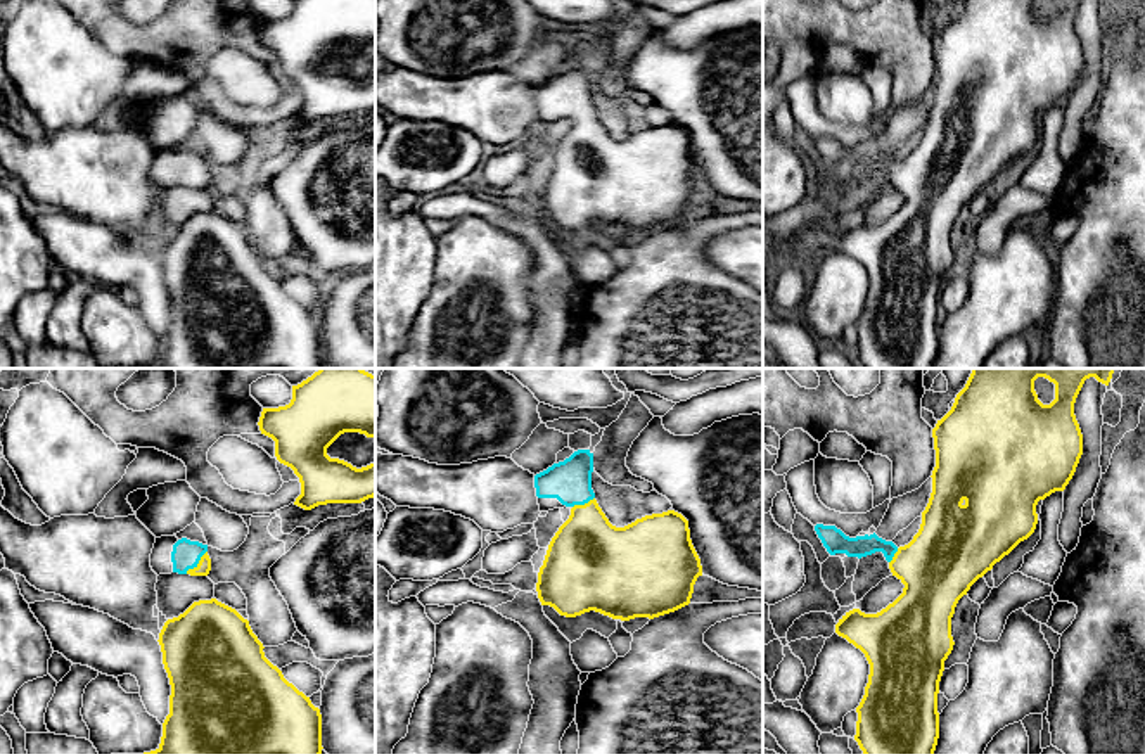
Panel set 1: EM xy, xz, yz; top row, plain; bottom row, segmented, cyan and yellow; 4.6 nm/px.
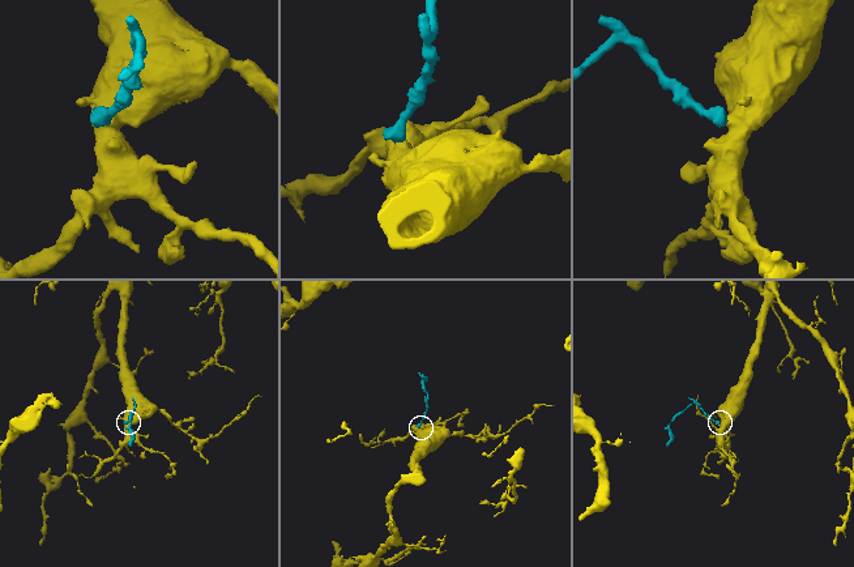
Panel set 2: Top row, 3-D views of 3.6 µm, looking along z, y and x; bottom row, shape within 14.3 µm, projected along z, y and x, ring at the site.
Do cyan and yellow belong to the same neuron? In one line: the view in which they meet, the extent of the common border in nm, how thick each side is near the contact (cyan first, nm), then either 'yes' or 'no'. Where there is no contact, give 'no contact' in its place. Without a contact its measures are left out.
xy | 150 nm | 130/70 nm | yes

